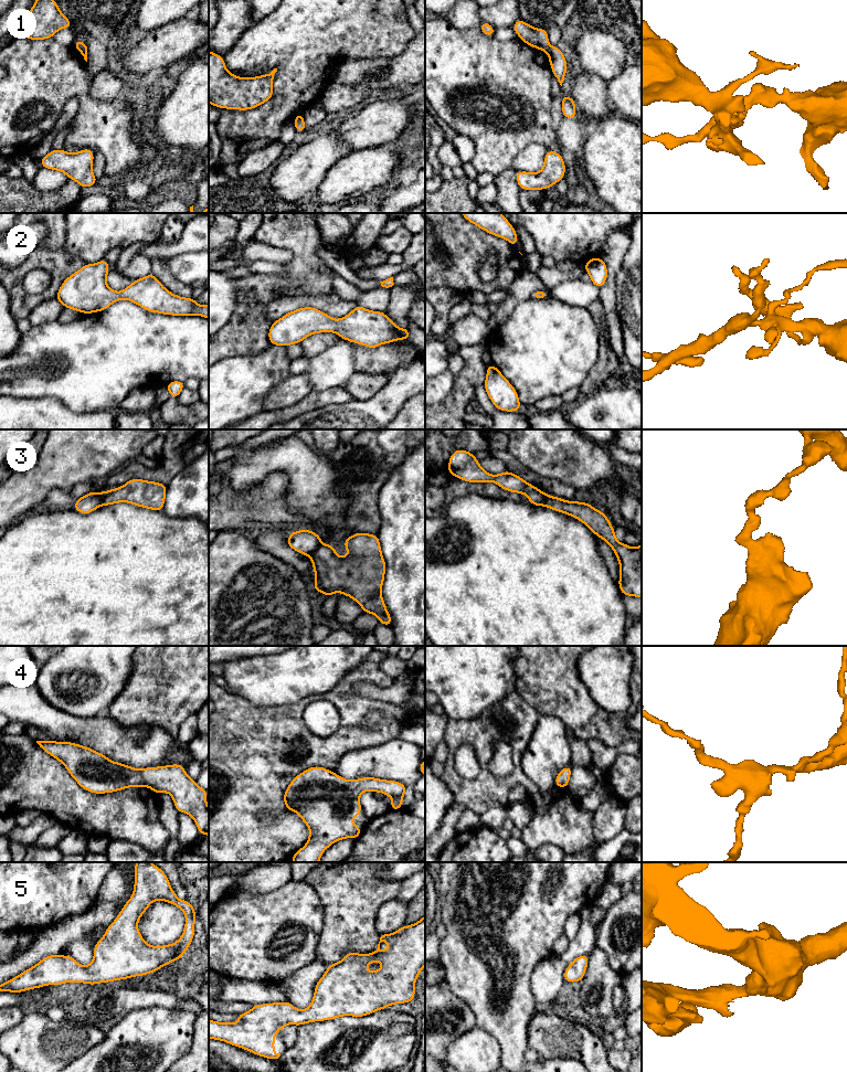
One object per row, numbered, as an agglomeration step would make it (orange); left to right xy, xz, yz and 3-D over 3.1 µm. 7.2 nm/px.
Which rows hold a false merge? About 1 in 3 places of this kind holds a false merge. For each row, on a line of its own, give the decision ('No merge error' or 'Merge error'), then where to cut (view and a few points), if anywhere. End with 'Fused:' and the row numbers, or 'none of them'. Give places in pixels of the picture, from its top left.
1: Merge error. Split along yz (550, 46), (546, 51)
2: No merge error. No split
3: Merge error. Split along xy (104, 492), (99, 505)
4: No merge error. No split
5: No merge error. No split
Fused: 1, 3

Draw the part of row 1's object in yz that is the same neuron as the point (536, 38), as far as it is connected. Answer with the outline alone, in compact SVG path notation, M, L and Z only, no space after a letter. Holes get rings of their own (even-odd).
M518 19L515 22L512 30L518 34L522 42L527 43L531 47L542 50L544 52L549 50L550 44L548 41L548 30L534 29L521 19Z

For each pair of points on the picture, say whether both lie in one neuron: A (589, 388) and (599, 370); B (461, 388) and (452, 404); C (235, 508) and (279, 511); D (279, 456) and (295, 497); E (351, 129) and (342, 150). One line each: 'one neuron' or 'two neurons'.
A: one neuron
B: one neuron
C: one neuron
D: one neuron
E: two neurons

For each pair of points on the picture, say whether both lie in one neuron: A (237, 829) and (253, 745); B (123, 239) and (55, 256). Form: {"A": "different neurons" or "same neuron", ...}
{"A": "same neuron", "B": "different neurons"}

